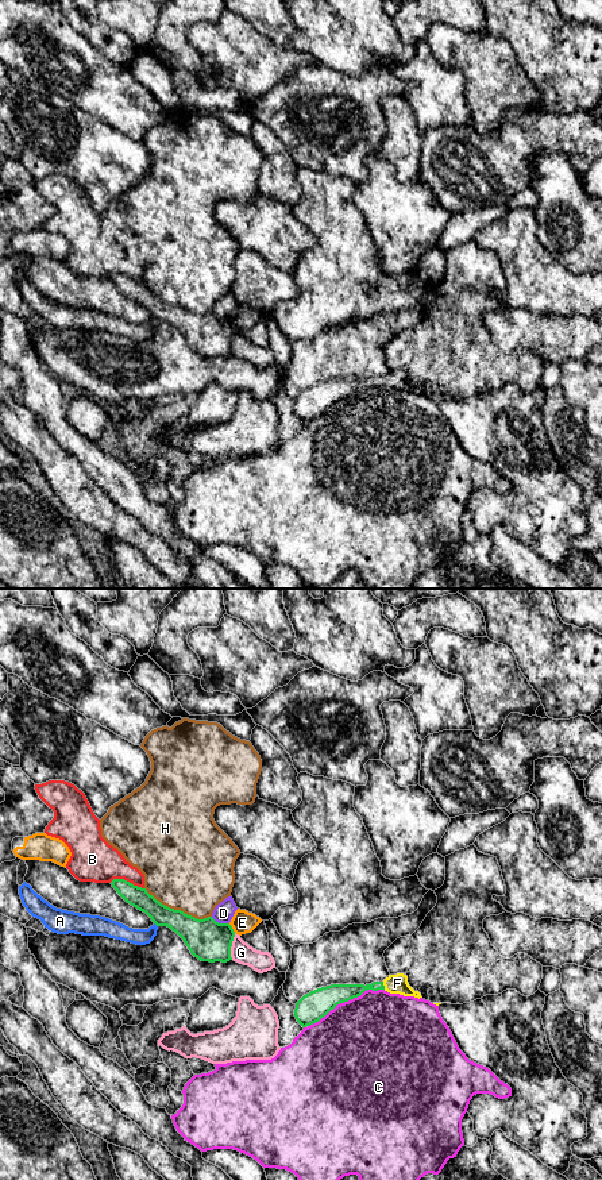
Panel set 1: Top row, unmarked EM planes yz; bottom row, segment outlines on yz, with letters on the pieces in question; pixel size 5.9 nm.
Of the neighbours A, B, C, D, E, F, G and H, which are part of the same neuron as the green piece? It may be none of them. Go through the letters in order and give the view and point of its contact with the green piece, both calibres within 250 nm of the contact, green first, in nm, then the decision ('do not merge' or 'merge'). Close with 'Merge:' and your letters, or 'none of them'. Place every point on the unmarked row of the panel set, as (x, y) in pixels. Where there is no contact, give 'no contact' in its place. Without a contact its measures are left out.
A: meets green in yz at (155, 319); 180 nm thick on the green side, 100 nm on the other; do not merge
B: meets green in yz at (126, 276); 120 nm thick on the green side, 260 nm on the other; do not merge
C: meets green in yz at (346, 396); 170 nm thick on the green side, 500 nm on the other; do not merge
D: meets green in yz at (220, 319); 240 nm thick on the green side, 120 nm on the other; do not merge
E: meets green in yz at (231, 323); 240 nm thick on the green side, 140 nm on the other; do not merge
F: meets green in yz at (384, 381); 110 nm thick on the green side, 110 nm on the other; merge
G: meets green in yz at (231, 340); 240 nm thick on the green side, 130 nm on the other; do not merge
H: meets green in yz at (177, 305); 240 nm thick on the green side, 480 nm on the other; do not merge
Merge: F

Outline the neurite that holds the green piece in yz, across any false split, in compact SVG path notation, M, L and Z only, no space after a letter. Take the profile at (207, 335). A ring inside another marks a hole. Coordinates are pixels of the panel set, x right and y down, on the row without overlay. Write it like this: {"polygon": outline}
{"polygon": "M113 274L111 279L127 298L146 308L157 321L167 321L175 327L198 355L209 358L232 355L235 327L229 319L219 319L212 312L197 315L181 305L170 304L146 284L124 274Z"}

